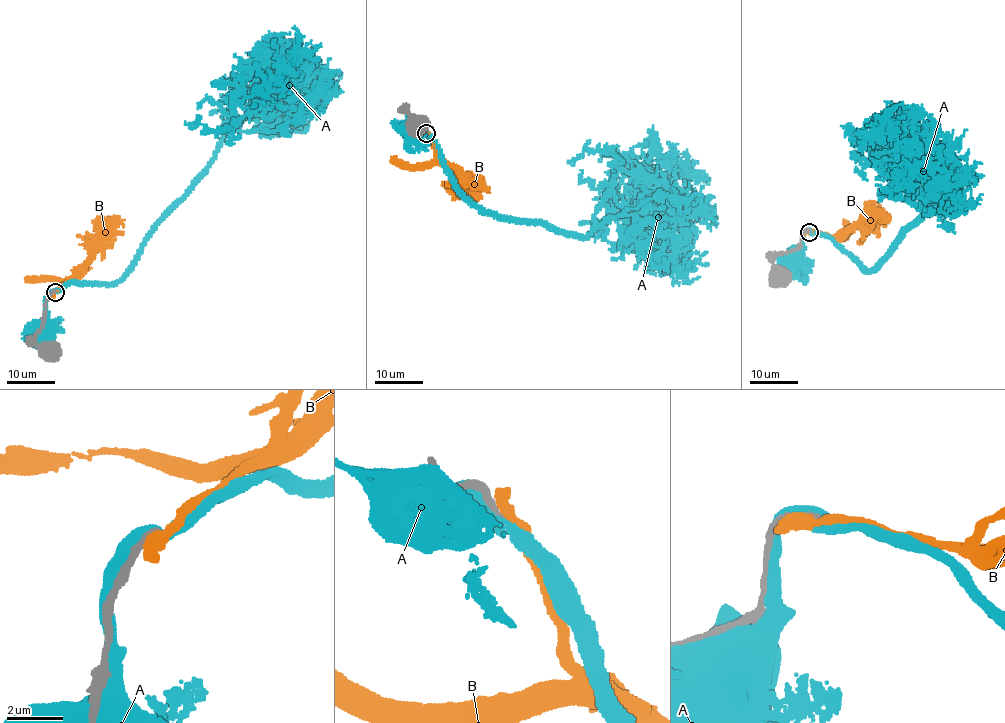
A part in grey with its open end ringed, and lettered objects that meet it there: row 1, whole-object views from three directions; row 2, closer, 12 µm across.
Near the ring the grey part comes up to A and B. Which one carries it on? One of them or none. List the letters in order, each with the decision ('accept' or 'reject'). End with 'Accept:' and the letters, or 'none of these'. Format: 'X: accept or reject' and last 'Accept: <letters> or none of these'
A: reject
B: reject
Accept: none of these

